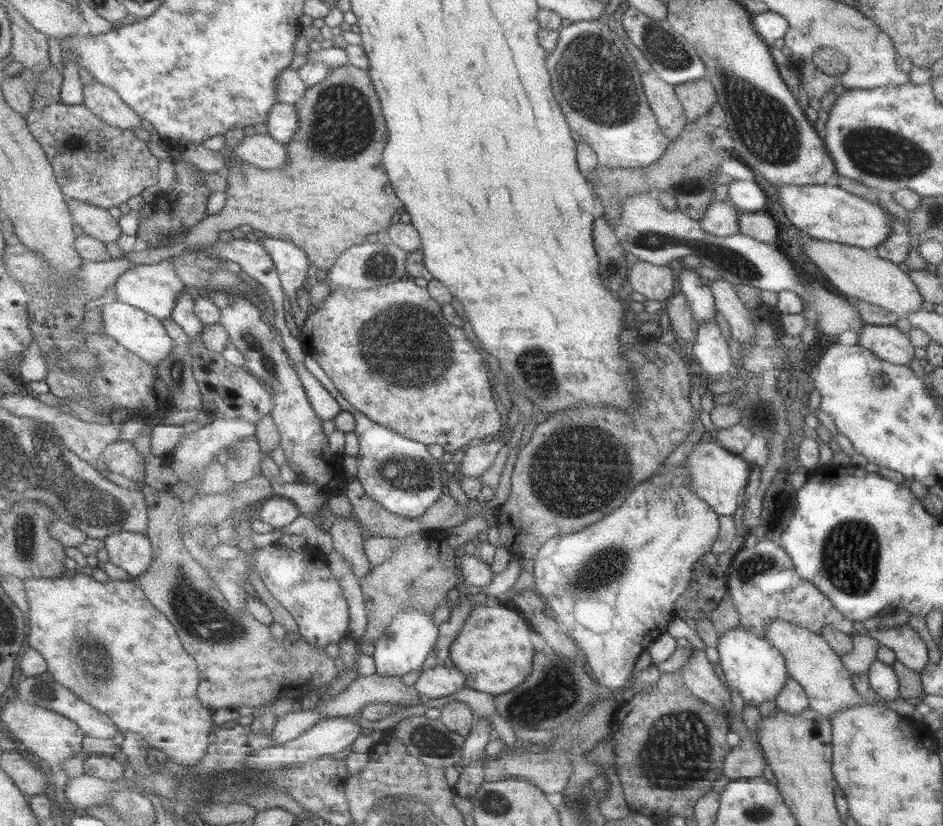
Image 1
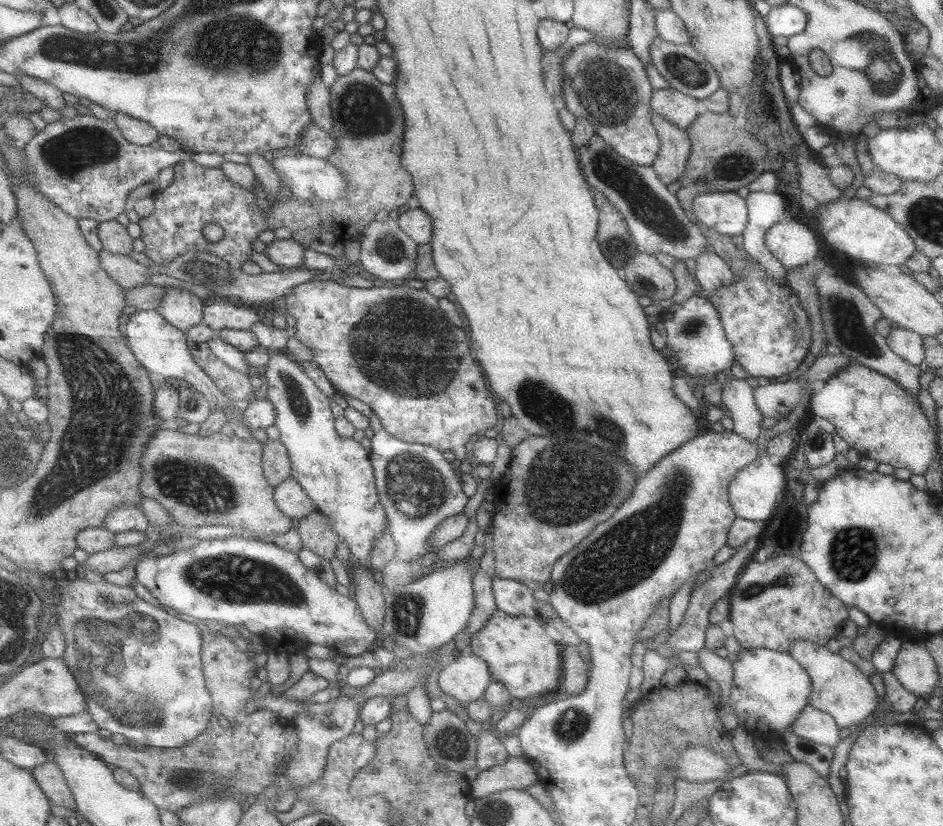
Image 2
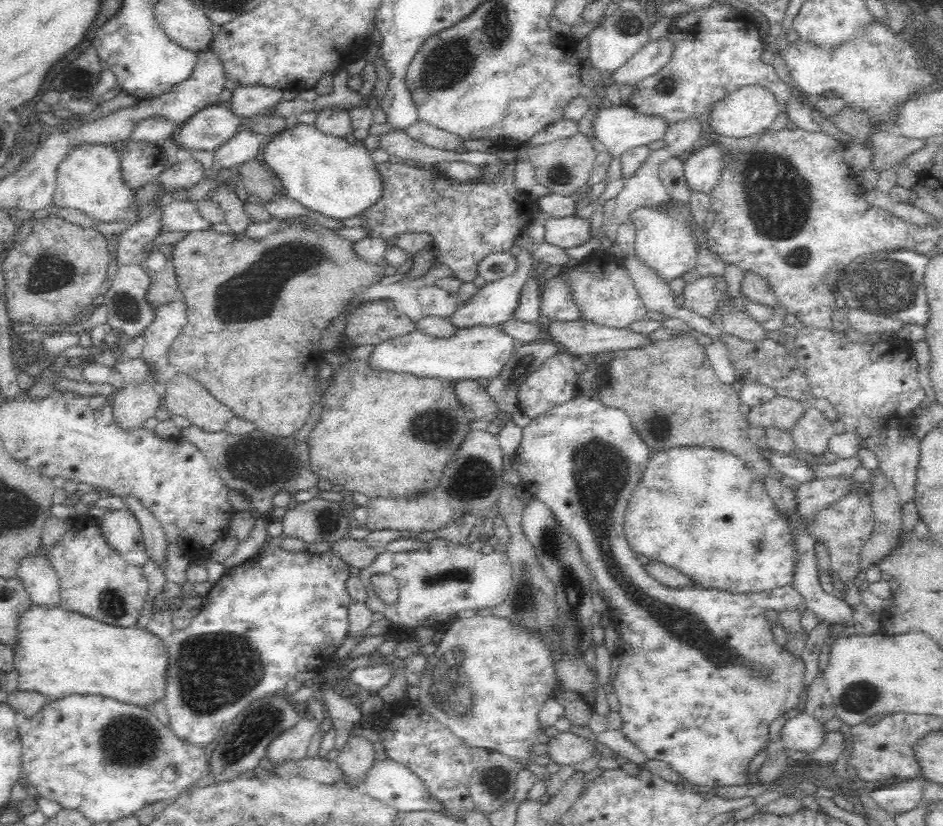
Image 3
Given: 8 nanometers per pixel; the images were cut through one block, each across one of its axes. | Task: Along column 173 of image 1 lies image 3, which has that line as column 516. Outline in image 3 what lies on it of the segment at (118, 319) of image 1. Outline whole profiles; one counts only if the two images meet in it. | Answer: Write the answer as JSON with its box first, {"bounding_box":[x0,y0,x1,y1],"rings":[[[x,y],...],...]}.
{"bounding_box":[372,325,522,381],"rings":[[[453,325],[446,335],[428,334],[418,329],[389,338],[376,344],[372,352],[372,365],[384,369],[410,371],[424,376],[434,376],[458,381],[462,379],[498,378],[508,360],[522,346],[520,339],[512,336],[502,325]]]}

